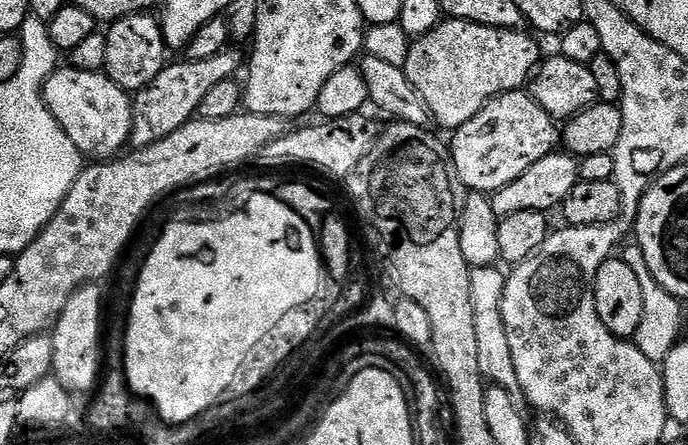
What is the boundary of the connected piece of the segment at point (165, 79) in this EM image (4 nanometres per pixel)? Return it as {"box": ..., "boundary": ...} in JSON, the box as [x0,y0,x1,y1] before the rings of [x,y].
{"box":[131,46,245,150],"boundary":[[[230,46],[222,54],[214,54],[214,58],[202,58],[201,60],[181,58],[177,64],[172,64],[172,62],[165,63],[164,69],[158,74],[158,78],[154,78],[154,82],[150,82],[150,86],[146,86],[141,92],[135,93],[132,102],[131,147],[136,150],[146,148],[162,138],[174,134],[174,130],[182,130],[182,126],[186,126],[199,113],[202,98],[206,98],[206,94],[214,86],[218,86],[220,82],[233,79],[237,75],[235,72],[239,68],[241,71],[245,60],[245,53],[235,52],[235,47]]]}

